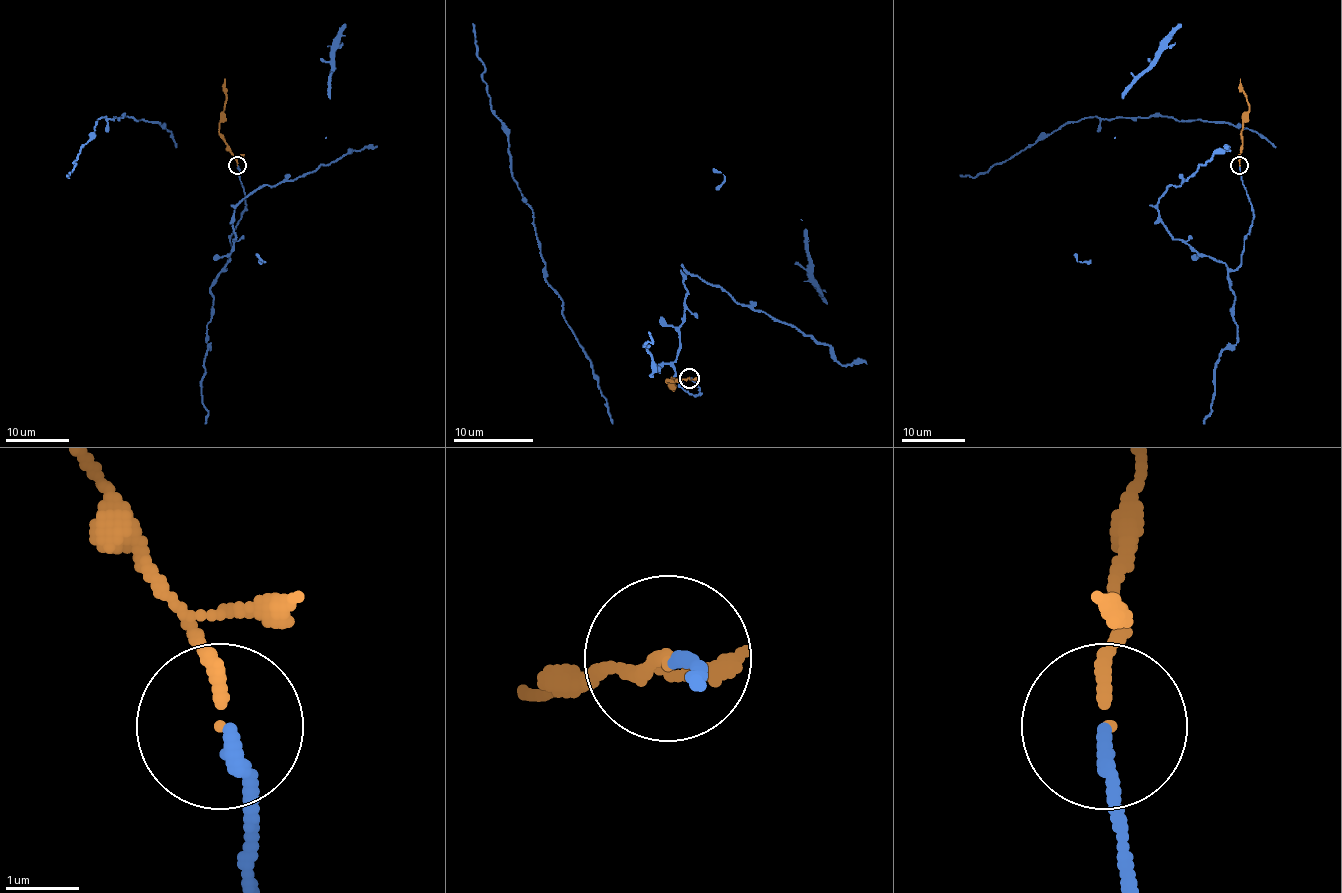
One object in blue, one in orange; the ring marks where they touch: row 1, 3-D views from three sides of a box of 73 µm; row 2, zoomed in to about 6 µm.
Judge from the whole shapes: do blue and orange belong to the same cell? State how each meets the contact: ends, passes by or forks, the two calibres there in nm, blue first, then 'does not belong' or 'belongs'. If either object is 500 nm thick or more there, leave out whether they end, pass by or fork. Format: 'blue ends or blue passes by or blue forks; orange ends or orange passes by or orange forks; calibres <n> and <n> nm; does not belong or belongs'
blue ends; orange ends; calibres 180 and 150 nm; belongs

